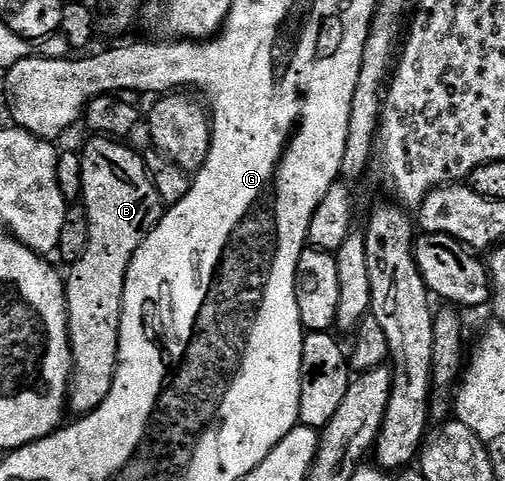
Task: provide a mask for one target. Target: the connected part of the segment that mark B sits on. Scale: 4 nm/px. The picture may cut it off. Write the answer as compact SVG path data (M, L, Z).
M96 134L91 137L93 140L85 146L84 150L79 153L81 160L81 186L83 188L82 206L88 212L90 218L90 242L86 246L86 254L82 254L79 262L71 265L70 271L67 273L66 283L64 286L64 297L68 303L68 337L70 338L70 346L72 347L72 381L68 384L68 403L67 407L76 411L76 414L87 414L97 408L98 405L106 398L106 394L110 394L110 386L112 379L116 373L116 366L120 359L120 311L122 310L122 302L124 301L124 279L128 273L128 268L132 264L134 254L138 250L138 246L142 246L145 240L153 230L160 224L160 219L164 217L166 205L160 199L160 191L156 189L153 177L150 175L150 168L144 165L144 160L132 148L127 148L127 143L121 142L115 138L109 138L103 134Z

